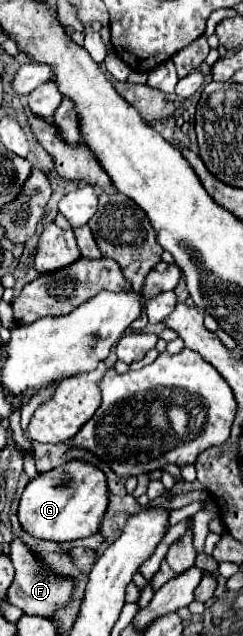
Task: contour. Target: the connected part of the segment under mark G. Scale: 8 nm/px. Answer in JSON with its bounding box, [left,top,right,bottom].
[19,459,109,541]

